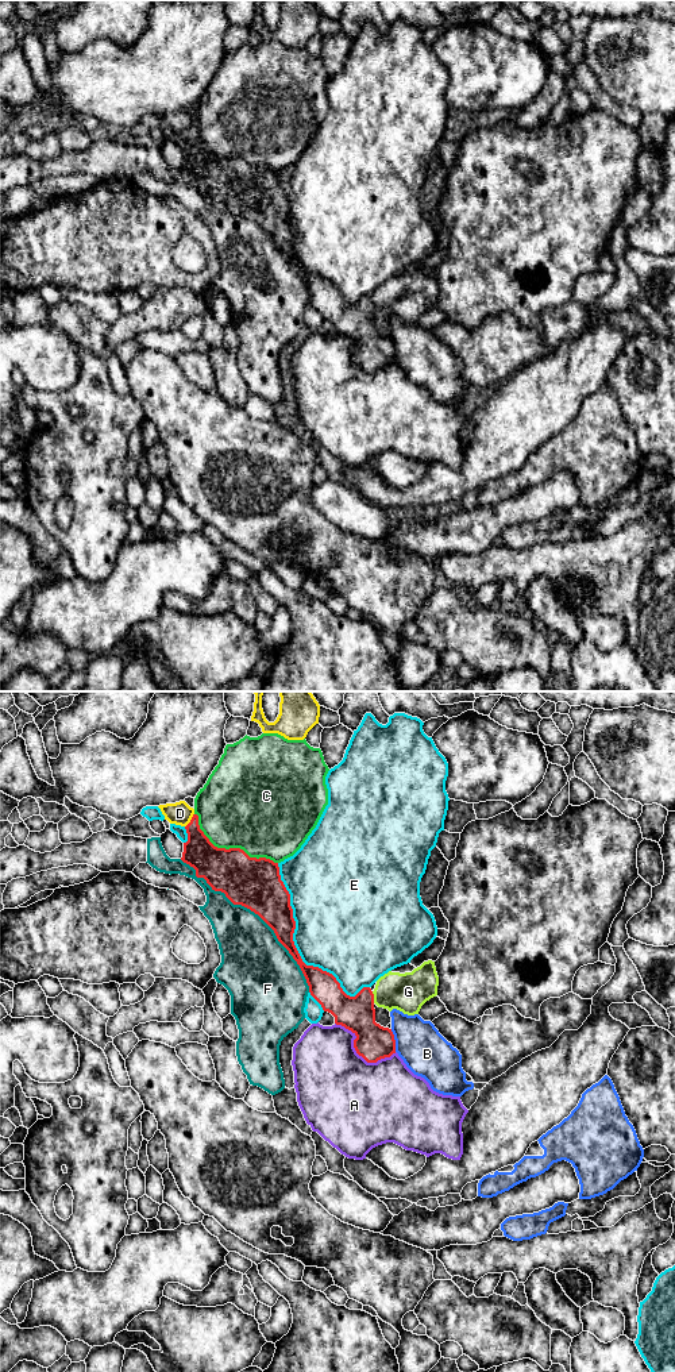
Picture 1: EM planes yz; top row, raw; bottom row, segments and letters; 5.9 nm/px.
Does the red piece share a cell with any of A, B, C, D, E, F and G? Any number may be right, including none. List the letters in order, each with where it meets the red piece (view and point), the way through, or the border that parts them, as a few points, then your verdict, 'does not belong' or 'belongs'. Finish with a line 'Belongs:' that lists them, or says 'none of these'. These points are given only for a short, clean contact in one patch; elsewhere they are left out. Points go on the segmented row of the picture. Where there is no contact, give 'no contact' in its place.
A: meets red in yz at (358, 1053); border along yz (335, 1022), (355, 1036), (354, 1049), (367, 1062), (396, 1052); does not belong
B: meets red in yz at (394, 1040); does not belong
C: meets red in yz at (230, 848); does not belong
D: meets red in yz at (191, 820); does not belong
E: meets red in yz at (294, 947); does not belong
F: meets red in yz at (255, 913); does not belong
G: meets red in yz at (373, 997); does not belong
Belongs: none of these

